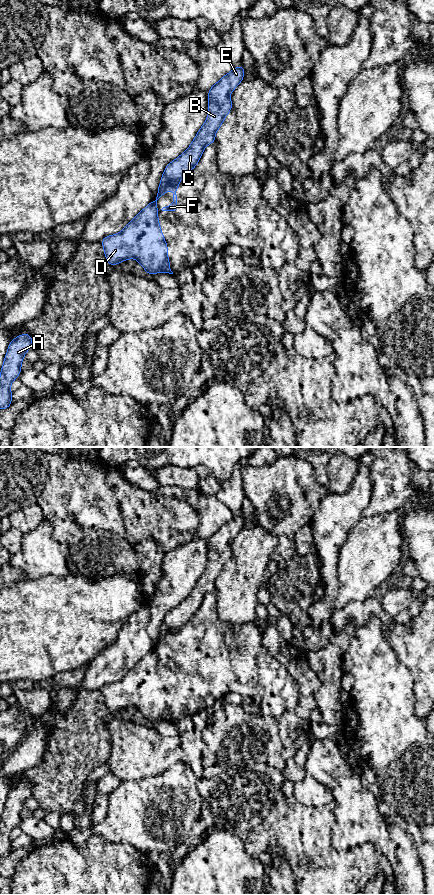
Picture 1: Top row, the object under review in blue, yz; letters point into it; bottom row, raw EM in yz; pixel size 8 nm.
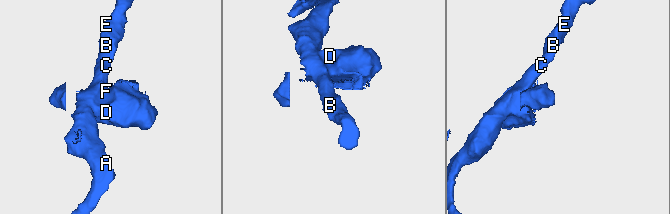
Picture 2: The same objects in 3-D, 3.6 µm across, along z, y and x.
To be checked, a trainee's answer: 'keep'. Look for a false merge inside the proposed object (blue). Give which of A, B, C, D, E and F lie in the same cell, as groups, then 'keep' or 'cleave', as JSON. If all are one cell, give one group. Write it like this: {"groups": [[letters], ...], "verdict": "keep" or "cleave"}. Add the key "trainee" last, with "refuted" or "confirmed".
{"groups": [["A", "B", "C", "E"], ["D", "F"]], "verdict": "cleave", "trainee": "refuted"}

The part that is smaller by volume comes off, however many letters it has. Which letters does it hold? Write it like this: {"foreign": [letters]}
{"foreign": ["D", "F"]}

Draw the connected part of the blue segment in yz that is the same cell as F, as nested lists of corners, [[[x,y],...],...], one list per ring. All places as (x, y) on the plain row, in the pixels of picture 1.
[[[179,630],[170,631],[121,680],[103,686],[101,692],[108,713],[114,714],[134,706],[142,713],[148,723],[162,720],[173,722],[168,708],[168,694],[161,680],[155,651],[160,649],[165,640],[172,637],[173,651],[161,658],[175,659],[178,636]]]

